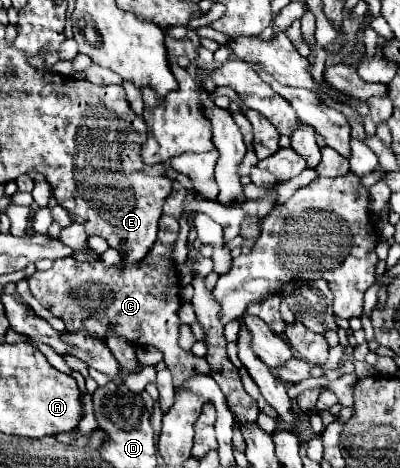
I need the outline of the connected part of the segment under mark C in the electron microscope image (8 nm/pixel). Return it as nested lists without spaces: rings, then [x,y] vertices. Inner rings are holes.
[[[174,185],[174,191],[164,203],[164,213],[160,217],[158,239],[150,253],[138,265],[122,261],[120,265],[104,267],[102,261],[78,263],[72,257],[56,259],[50,271],[36,271],[28,277],[30,293],[36,297],[54,317],[66,323],[66,331],[74,333],[86,327],[92,335],[100,337],[100,325],[112,325],[118,335],[126,337],[134,345],[154,345],[164,353],[164,363],[172,371],[174,385],[180,389],[190,377],[198,373],[210,375],[210,365],[205,357],[196,357],[178,345],[180,319],[178,309],[182,305],[178,295],[178,279],[172,265],[172,245],[178,239],[182,207],[188,199],[188,189]]]

